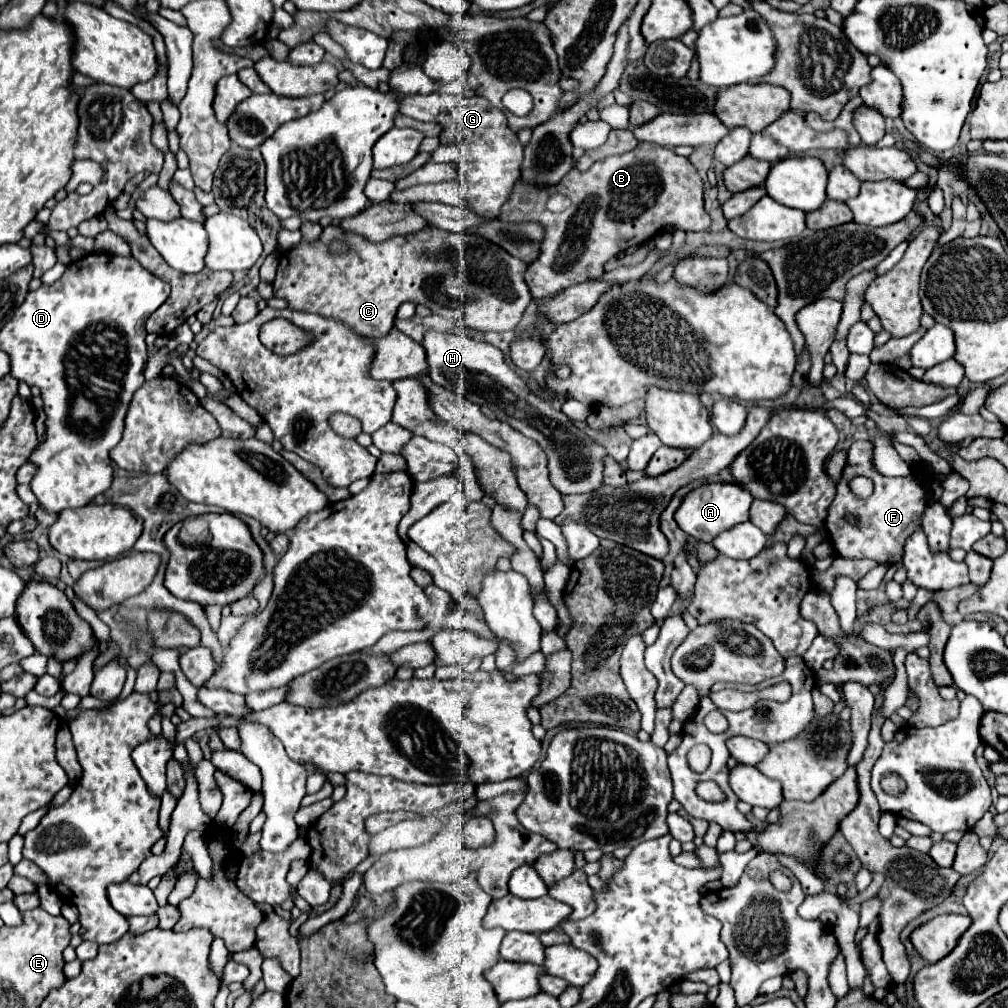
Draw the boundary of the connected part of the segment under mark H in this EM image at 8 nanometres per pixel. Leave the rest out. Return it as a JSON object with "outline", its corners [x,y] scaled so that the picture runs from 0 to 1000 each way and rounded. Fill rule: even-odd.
{"outline":[[[423,330],[419,342],[423,346],[427,362],[425,374],[429,380],[466,396],[472,402],[486,404],[496,418],[502,418],[508,426],[530,436],[540,445],[544,453],[546,477],[558,491],[585,489],[597,483],[601,443],[589,439],[575,424],[569,422],[569,418],[528,388],[500,358],[494,344],[454,330]]]}

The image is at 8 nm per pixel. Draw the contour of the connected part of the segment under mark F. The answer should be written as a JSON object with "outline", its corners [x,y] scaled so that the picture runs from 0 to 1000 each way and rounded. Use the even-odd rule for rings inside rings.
{"outline":[[[847,438],[841,445],[841,457],[835,469],[833,479],[829,481],[829,493],[821,505],[821,533],[827,541],[827,547],[833,553],[847,553],[847,555],[867,555],[871,559],[883,559],[895,555],[899,535],[915,523],[915,511],[919,501],[923,499],[923,489],[919,485],[919,477],[925,469],[909,461],[909,473],[873,473],[865,461],[866,441],[864,438]],[[847,471],[863,473],[867,477],[865,493],[853,497],[841,487],[841,477]],[[839,511],[849,513],[849,521],[839,517]]]}

